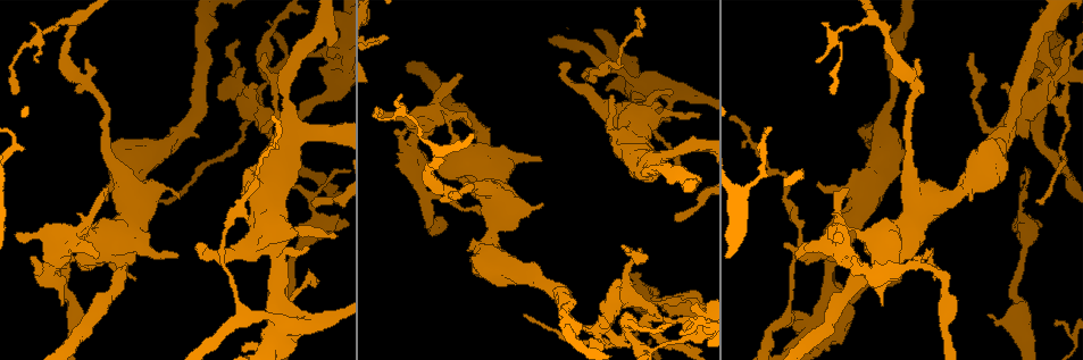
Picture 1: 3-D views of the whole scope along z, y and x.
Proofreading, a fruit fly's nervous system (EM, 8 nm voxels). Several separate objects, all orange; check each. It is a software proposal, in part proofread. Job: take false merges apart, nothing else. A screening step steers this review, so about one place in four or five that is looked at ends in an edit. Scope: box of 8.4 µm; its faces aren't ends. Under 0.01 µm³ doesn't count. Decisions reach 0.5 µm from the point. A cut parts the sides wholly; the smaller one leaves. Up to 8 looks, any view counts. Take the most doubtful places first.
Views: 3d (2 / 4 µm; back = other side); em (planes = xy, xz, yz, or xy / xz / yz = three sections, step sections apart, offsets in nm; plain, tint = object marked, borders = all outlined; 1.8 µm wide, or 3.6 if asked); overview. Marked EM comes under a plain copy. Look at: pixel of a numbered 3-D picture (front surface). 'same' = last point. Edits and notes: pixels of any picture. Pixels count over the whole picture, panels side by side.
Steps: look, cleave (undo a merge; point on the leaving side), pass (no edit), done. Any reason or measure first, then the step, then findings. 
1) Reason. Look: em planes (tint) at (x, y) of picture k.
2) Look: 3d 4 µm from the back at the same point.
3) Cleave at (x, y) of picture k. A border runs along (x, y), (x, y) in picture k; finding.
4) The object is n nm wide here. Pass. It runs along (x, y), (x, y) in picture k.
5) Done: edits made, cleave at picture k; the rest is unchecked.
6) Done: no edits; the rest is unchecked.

Thin neck. Look: em planes (tint) at (275, 321) of picture 1.

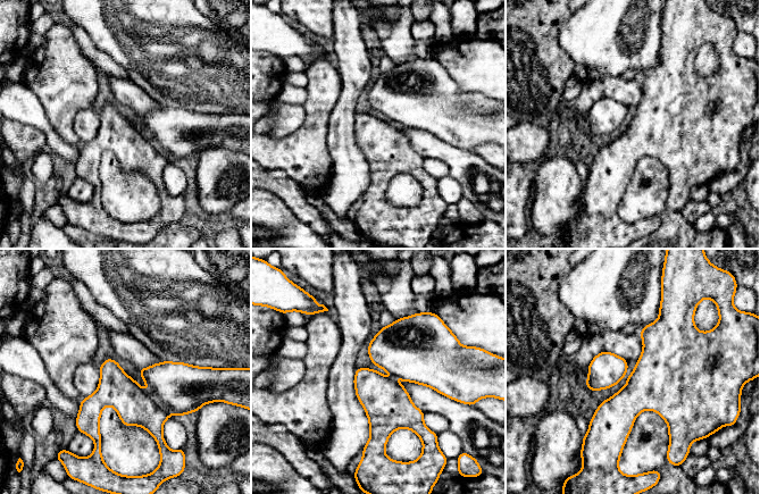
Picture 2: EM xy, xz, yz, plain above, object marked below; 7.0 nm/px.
Cleave at (180, 387) of picture 2. A border runs along (156, 401), (169, 412) in picture 2; two neurons meet here.

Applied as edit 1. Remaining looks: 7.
Redraw. Look: overview.

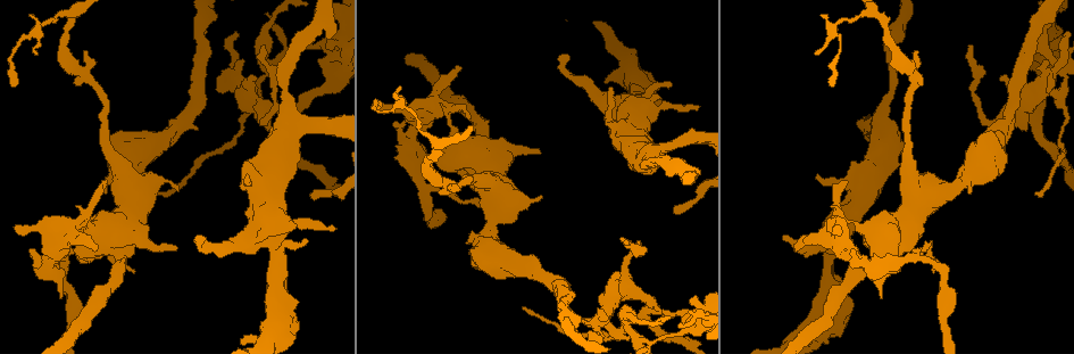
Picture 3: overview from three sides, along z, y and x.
Look: em 3.6 µm planes (tint) at (649, 150) of picture 3.

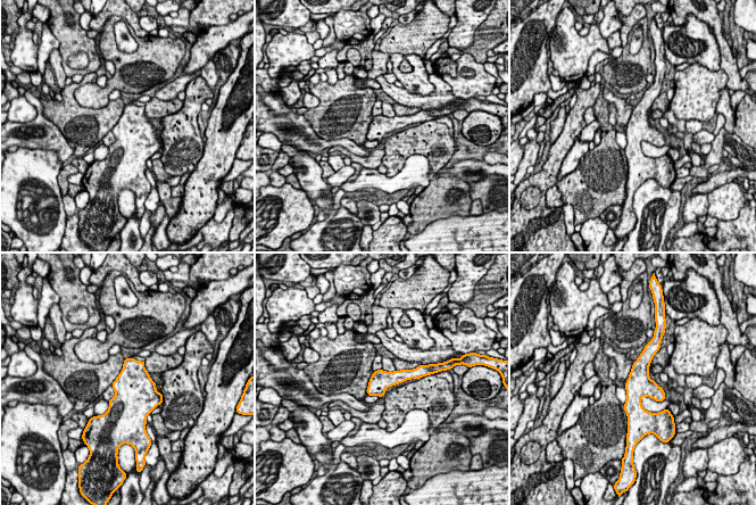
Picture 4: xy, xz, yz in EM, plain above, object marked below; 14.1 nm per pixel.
Pass. It runs along (647, 349), (636, 388), (636, 413) in picture 4; one neuron here.

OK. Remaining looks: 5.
Two arms in line, one across. Look: 3d 4 µm from the back at (696, 324) of picture 3.

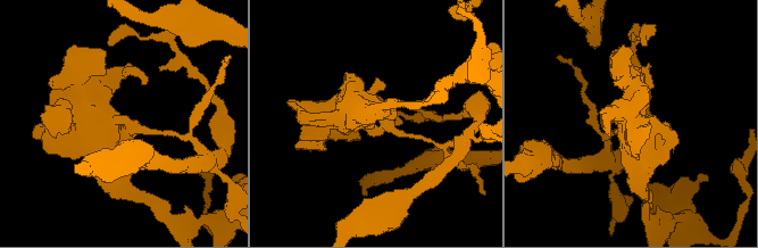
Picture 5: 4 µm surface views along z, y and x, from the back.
Shape alone is not enough. Look: em 3.6 µm planes (borders) at (121, 128) of picture 5.

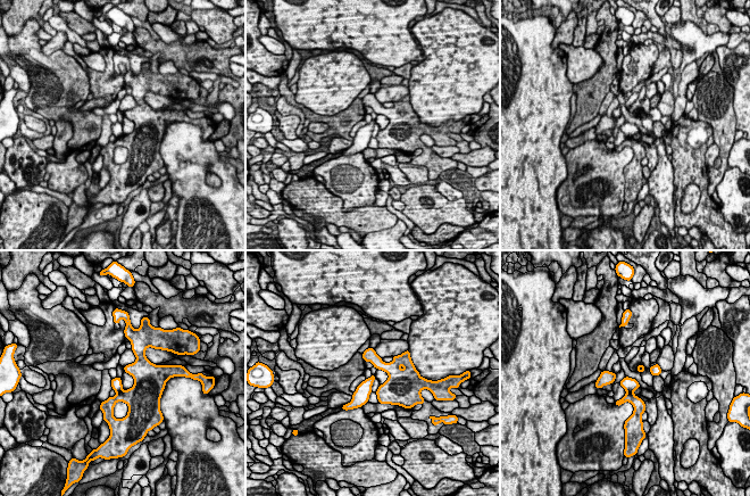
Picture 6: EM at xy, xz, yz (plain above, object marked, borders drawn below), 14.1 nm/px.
Cleave at (630, 385) of picture 6. A border runs along (627, 391), (632, 393) in picture 6; two neurons meet here.

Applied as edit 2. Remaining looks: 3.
Done: edits made, cleave at picture 2, cleave at picture 6; the rest is unchecked.

